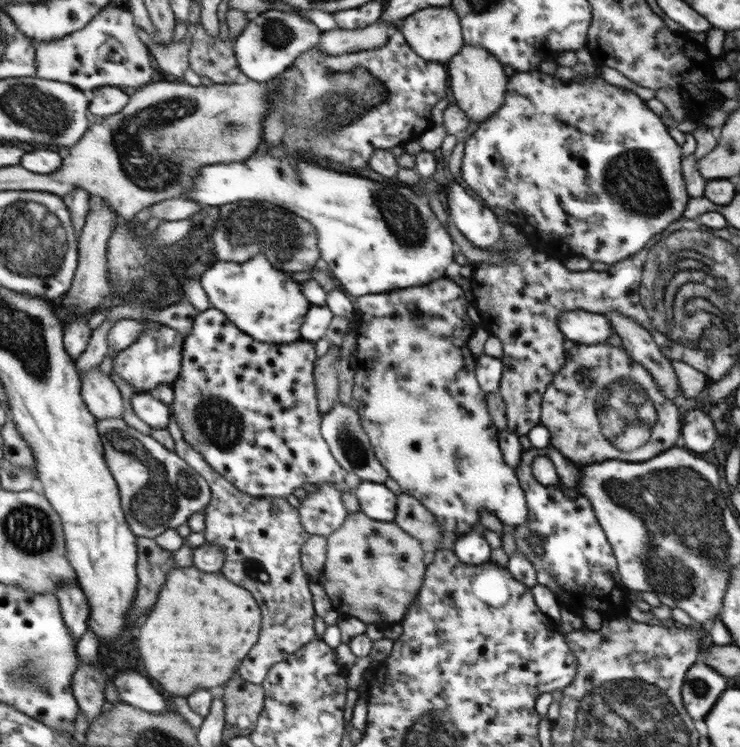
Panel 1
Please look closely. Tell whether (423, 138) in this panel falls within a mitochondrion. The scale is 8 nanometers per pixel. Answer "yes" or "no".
no

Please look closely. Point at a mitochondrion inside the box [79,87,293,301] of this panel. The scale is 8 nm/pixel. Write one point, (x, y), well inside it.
(151, 166)

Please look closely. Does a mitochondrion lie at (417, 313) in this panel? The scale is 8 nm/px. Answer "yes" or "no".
no

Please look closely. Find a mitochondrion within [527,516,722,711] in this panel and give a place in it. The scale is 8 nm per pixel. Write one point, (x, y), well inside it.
(699, 688)

